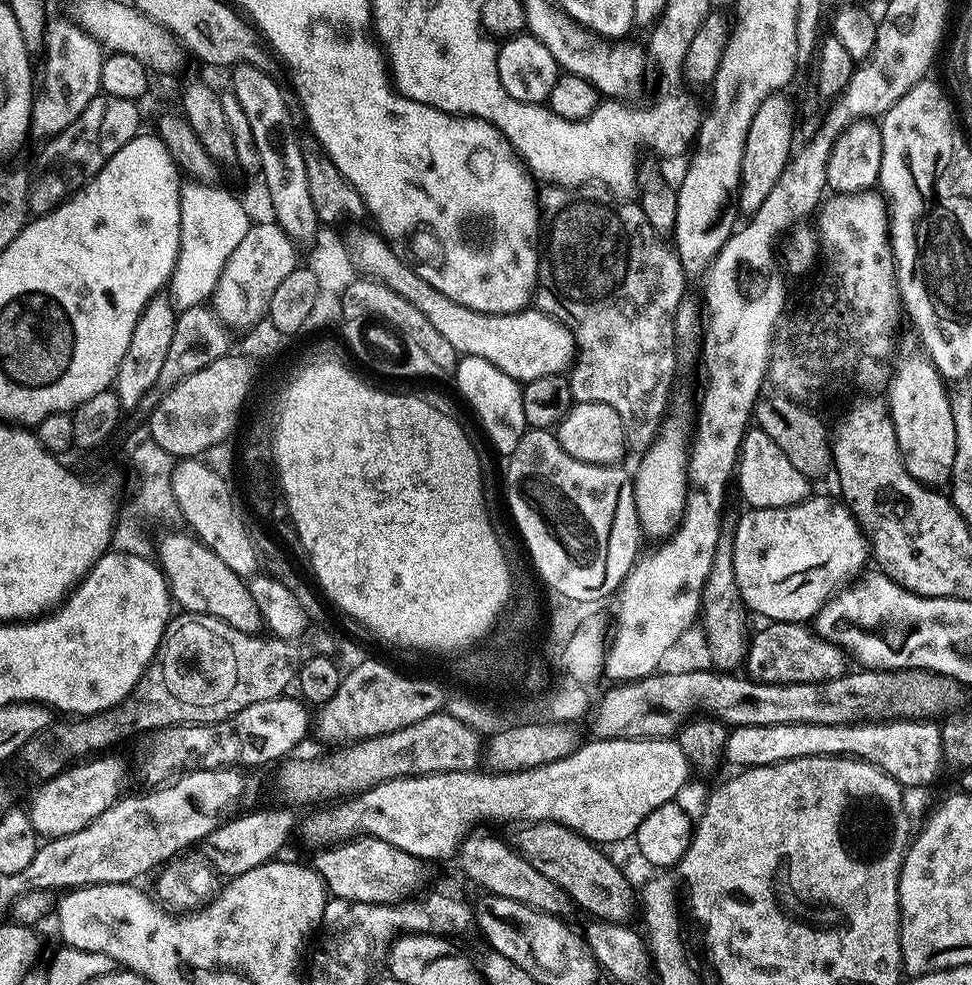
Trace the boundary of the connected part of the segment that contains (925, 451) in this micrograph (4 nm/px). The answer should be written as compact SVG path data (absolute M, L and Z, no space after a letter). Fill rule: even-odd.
M916 360L916 364L904 364L904 368L894 368L892 375L892 385L888 388L888 396L886 395L886 403L892 414L892 421L894 422L894 430L896 431L896 437L898 438L898 446L900 447L900 453L904 456L904 465L906 470L911 474L912 477L916 480L920 480L923 484L929 486L944 486L948 480L948 475L954 472L955 464L955 446L956 446L956 424L954 422L954 414L951 413L951 404L949 401L950 392L947 388L944 389L946 385L946 380L943 376L940 375L938 369L935 365L932 364L932 361L929 360Z

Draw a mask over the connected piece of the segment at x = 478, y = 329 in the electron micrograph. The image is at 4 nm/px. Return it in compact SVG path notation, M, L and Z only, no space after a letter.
M376 236L368 237L354 248L355 267L361 273L374 274L375 279L384 281L414 306L418 306L418 310L426 314L438 334L442 334L442 338L446 338L446 342L450 342L450 346L454 346L454 350L461 357L482 358L517 382L542 378L551 372L563 373L573 363L572 333L553 316L548 316L532 306L525 308L523 312L506 314L470 310L454 302L454 298L446 298L442 290L434 290L430 282L423 280L414 269L408 267L387 239Z

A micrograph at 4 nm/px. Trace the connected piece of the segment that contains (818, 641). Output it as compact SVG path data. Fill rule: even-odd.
M773 623L763 625L765 628L760 633L753 635L748 642L746 657L747 675L762 684L815 684L821 679L820 664L832 664L833 677L843 676L846 672L844 656L846 652L841 645L803 628L801 623Z

